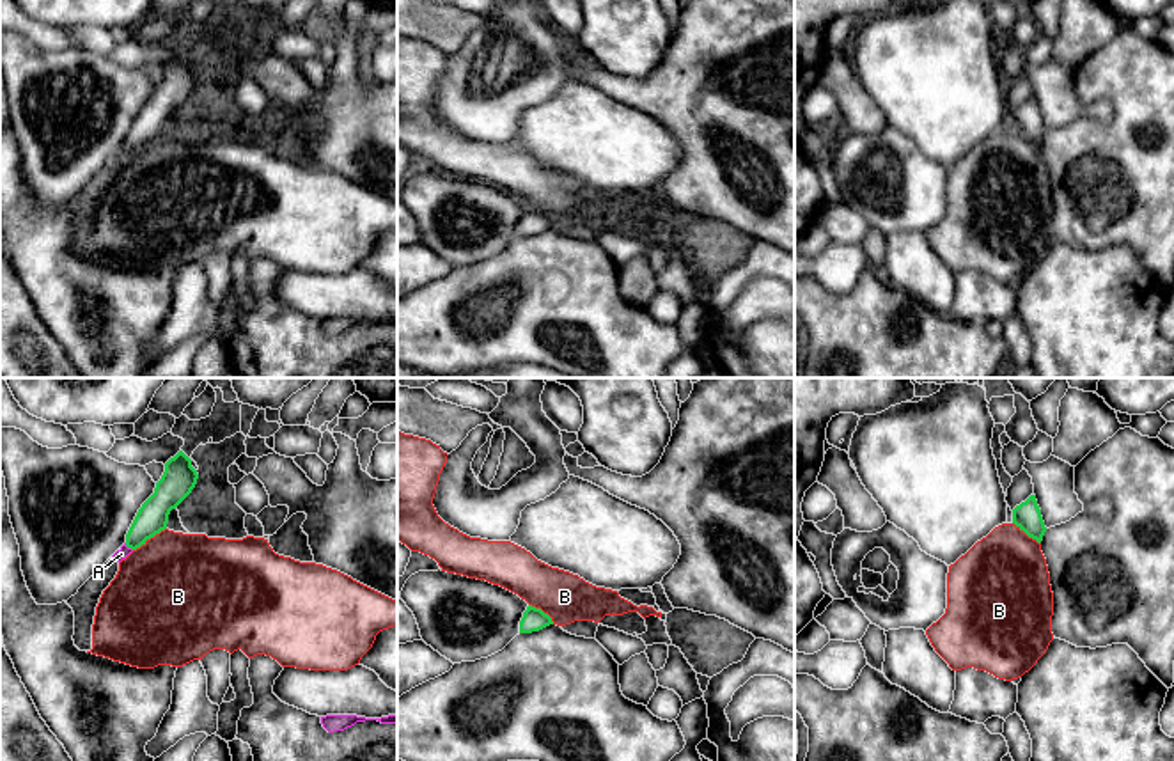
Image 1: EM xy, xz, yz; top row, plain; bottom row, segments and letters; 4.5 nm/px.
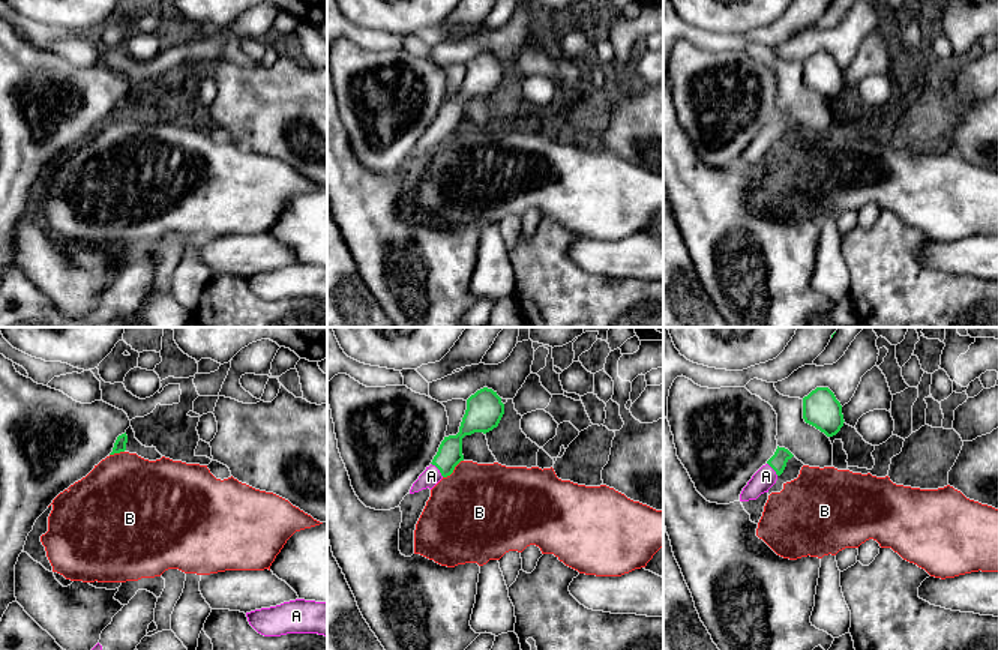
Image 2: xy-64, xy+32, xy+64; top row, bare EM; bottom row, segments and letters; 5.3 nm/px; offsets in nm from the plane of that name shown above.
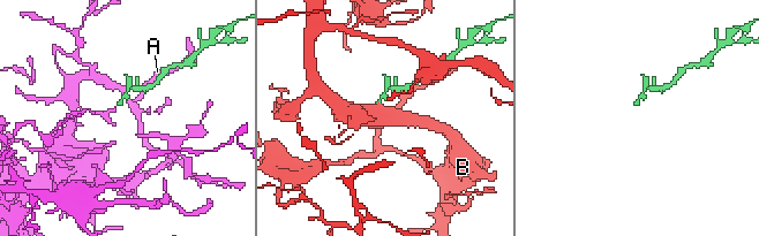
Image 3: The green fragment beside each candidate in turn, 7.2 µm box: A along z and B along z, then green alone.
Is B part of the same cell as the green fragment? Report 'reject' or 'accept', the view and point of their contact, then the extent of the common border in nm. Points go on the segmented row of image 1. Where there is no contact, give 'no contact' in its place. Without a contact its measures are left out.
reject; meets green in xy at (149, 538); contact 190 nm long

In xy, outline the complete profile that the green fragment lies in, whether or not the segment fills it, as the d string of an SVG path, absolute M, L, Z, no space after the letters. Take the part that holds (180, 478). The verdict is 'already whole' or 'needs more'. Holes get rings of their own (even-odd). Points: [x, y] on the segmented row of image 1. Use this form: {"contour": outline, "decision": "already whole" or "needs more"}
{"contour": "M179 451L165 463L165 472L156 482L154 493L138 509L128 534L126 543L112 555L112 561L121 562L133 550L145 545L167 529L168 514L176 509L195 488L199 479L192 459Z", "decision": "needs more"}

